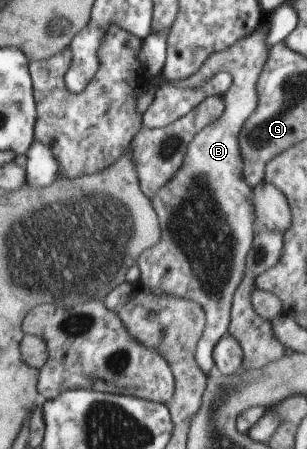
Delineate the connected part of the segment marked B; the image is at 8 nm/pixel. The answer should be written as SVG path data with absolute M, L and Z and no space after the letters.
M265 18L256 31L251 32L249 36L244 37L232 47L222 52L215 52L202 65L200 71L171 83L178 88L197 89L220 72L233 74L233 86L223 96L225 112L219 120L214 121L214 124L208 125L197 134L186 151L185 161L177 172L177 176L154 197L153 207L160 219L163 235L158 245L146 252L145 256L141 257L141 261L138 261L141 272L139 282L152 293L170 294L178 298L185 298L204 307L205 314L208 315L208 324L205 328L205 334L197 346L196 359L198 366L207 377L216 372L216 359L214 359L213 353L221 342L222 335L228 331L228 325L232 325L230 305L233 305L233 298L244 278L244 269L248 266L246 265L246 255L249 255L253 248L252 239L254 239L256 213L255 206L252 205L252 198L250 198L252 187L243 177L243 158L239 136L246 119L258 106L257 82L271 53L267 41L270 27L269 23L264 21L266 21Z

